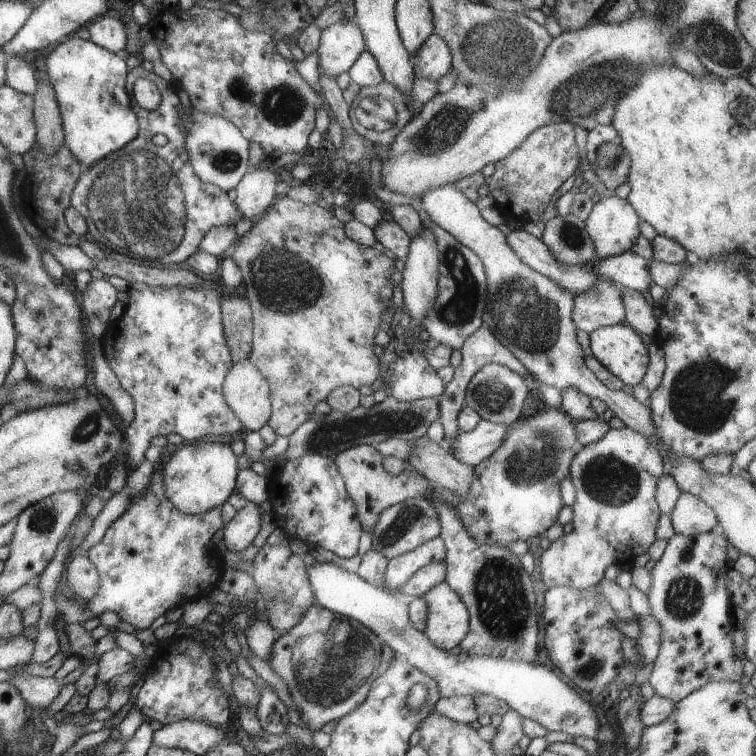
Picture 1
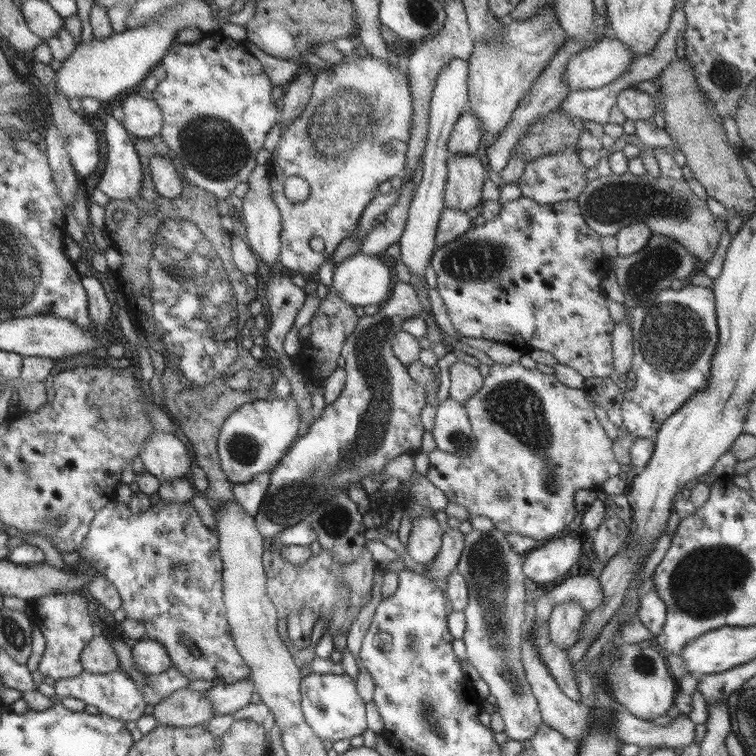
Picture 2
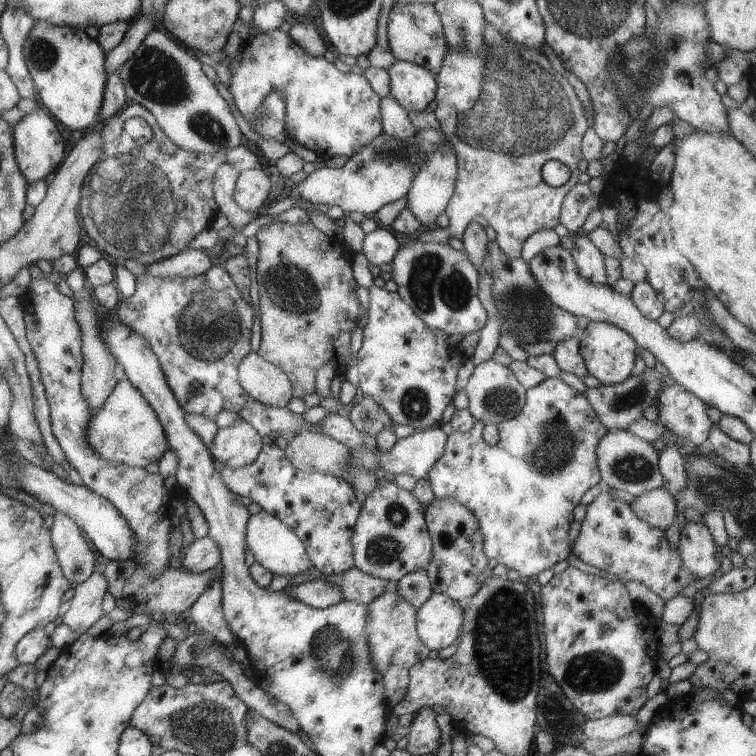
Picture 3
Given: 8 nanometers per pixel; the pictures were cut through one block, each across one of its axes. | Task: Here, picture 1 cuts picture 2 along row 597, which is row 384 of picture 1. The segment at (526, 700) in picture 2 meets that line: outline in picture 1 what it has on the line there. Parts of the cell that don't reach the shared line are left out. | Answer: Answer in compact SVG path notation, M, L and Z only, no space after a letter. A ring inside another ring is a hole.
M487 363L471 375L465 390L464 404L477 412L481 419L507 426L515 422L521 415L523 400L525 400L528 390L524 378L521 378L519 374L515 374L500 364Z

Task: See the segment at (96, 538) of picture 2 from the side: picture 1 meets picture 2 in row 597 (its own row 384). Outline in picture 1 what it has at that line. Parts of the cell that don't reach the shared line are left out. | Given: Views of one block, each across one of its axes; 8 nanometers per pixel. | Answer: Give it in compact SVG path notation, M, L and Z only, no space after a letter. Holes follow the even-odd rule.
M131 283L127 287L127 303L123 306L122 314L116 320L107 323L104 332L99 337L99 341L102 344L104 357L109 364L109 368L113 370L117 380L119 380L120 387L129 394L134 404L134 417L131 424L128 424L123 434L123 451L122 453L129 458L129 464L131 468L129 473L136 469L141 462L143 462L143 453L148 448L149 440L153 436L167 436L167 434L179 434L186 443L192 443L194 440L199 439L206 434L219 434L219 436L225 436L227 434L235 434L240 432L241 428L244 428L241 421L235 416L234 412L227 406L222 394L222 384L229 368L233 364L229 347L227 346L227 340L225 340L224 330L221 320L220 312L220 300L222 299L222 287L215 284L219 290L213 290L213 288L207 288L207 286L201 287L162 287L162 286L149 286L143 283Z

